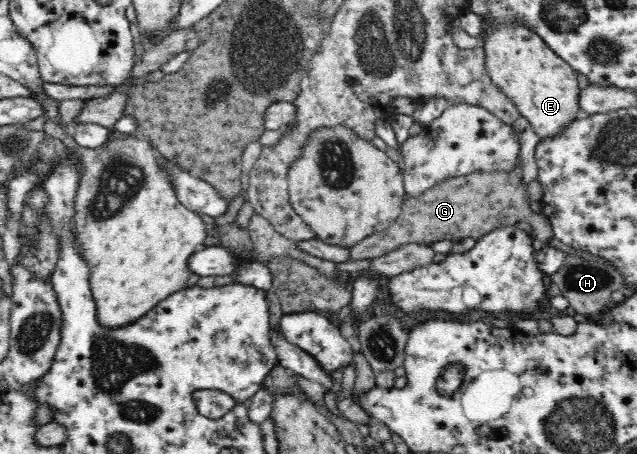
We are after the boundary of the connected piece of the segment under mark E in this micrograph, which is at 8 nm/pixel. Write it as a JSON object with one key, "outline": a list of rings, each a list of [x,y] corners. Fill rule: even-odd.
{"outline":[[[492,19],[482,20],[485,30],[480,32],[479,41],[492,82],[516,105],[538,138],[558,136],[572,120],[582,115],[578,107],[581,90],[576,71],[522,23],[494,25]]]}

